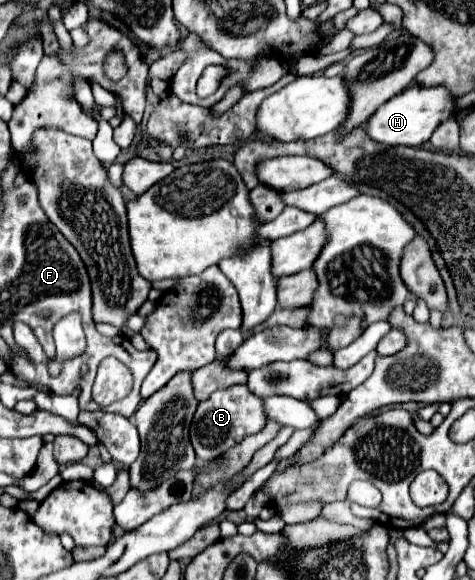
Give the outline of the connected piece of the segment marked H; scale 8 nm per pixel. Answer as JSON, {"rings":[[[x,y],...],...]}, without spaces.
{"rings":[[[412,86],[408,90],[404,90],[402,94],[394,96],[390,102],[384,102],[370,118],[368,122],[368,136],[376,142],[388,144],[388,146],[422,146],[430,140],[432,132],[446,122],[448,118],[452,118],[458,112],[456,108],[456,96],[448,94],[448,90],[444,90],[442,86],[434,86],[434,88],[424,88],[424,86]]]}

